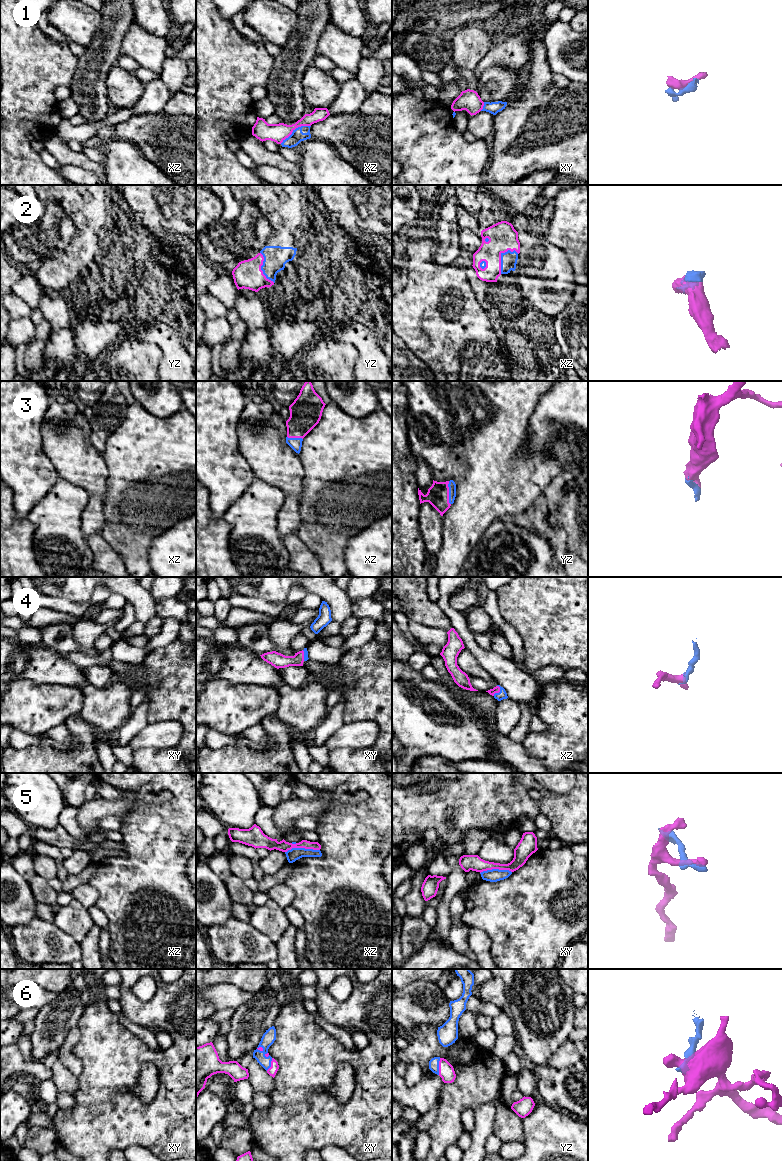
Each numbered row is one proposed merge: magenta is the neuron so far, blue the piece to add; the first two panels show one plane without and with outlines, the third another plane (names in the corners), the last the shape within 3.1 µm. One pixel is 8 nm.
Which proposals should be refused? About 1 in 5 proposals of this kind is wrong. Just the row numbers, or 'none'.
5

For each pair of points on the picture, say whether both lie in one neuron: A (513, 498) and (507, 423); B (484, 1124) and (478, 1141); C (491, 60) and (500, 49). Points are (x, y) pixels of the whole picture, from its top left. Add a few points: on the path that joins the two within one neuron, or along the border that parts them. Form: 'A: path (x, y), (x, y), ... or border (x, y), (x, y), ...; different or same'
A: path (507, 479), (507, 442); same
B: path (483, 1128), (479, 1137); same
C: path (494, 57), (499, 52); same

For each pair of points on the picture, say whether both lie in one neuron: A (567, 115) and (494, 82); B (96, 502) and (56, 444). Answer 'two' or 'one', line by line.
A: two
B: one

